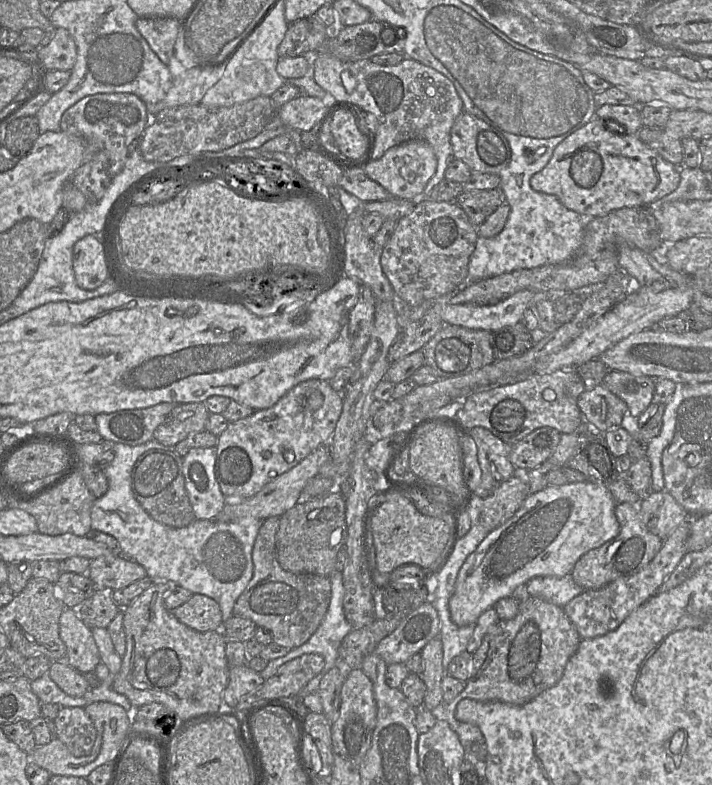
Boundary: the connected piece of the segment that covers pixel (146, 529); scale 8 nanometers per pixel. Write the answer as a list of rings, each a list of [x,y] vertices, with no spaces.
[[[152,439],[144,444],[130,446],[115,443],[114,459],[104,468],[108,480],[108,490],[96,498],[91,509],[91,528],[113,536],[118,541],[118,552],[144,567],[147,576],[153,580],[180,585],[192,594],[206,595],[218,602],[223,622],[233,615],[233,607],[253,576],[252,551],[262,520],[245,517],[237,521],[218,521],[215,519],[195,519],[186,527],[173,528],[154,520],[135,499],[131,481],[133,469],[138,458],[153,449],[174,450],[174,446],[165,446]]]

